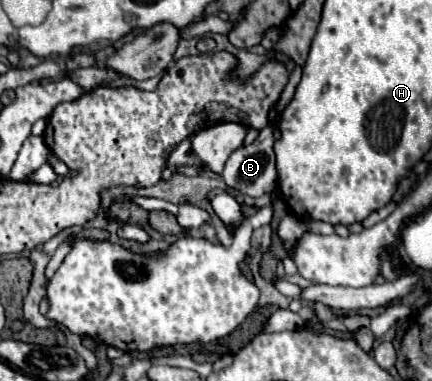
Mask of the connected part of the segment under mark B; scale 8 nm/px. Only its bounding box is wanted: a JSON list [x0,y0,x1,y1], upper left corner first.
[223,121,277,197]

